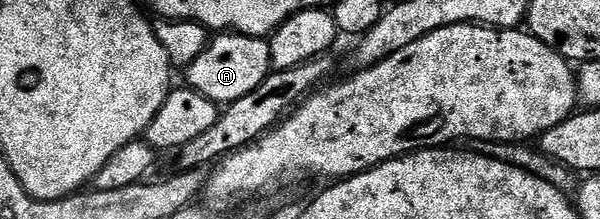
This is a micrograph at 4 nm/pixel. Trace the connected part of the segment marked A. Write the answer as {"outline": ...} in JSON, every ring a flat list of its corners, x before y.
{"outline":[[222,31,206,45,200,55,184,71,185,84,209,101,225,107,236,99,244,99,272,72,270,42,261,37,245,37,242,33]]}

